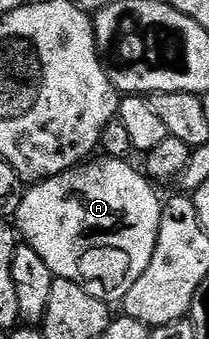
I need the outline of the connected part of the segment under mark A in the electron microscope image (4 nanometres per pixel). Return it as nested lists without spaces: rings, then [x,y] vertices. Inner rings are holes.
[[[88,159],[48,180],[32,183],[24,191],[19,207],[17,232],[27,245],[45,258],[45,266],[49,266],[58,279],[82,284],[86,292],[93,294],[93,298],[104,300],[111,306],[114,300],[115,303],[121,302],[125,294],[133,290],[133,282],[145,274],[145,266],[149,266],[149,258],[153,258],[161,199],[151,189],[152,181],[140,169],[139,173],[131,162],[95,159]]]

